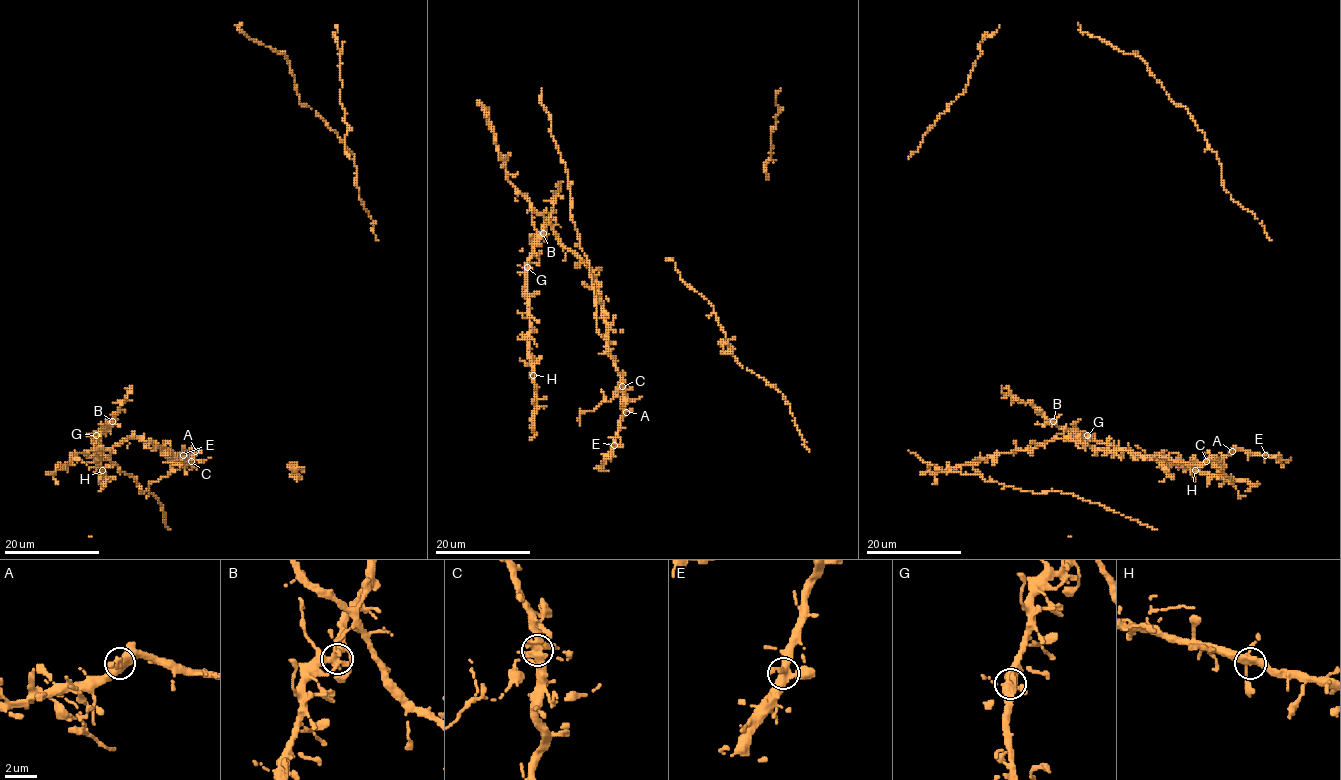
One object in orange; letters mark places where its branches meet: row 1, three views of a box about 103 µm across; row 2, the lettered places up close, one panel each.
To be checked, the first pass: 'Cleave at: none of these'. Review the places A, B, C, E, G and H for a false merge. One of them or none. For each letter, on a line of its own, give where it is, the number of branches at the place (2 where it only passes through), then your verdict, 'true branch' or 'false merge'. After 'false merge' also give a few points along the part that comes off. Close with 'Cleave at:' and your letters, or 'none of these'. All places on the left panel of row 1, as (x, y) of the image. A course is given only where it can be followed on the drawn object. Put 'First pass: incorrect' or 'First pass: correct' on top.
First pass: incorrect
A: place (195, 451); branches 3; true branch
B: place (112, 421); branches 5; true branch
C: place (191, 461); branches 5; false merge; course (191, 461), (185, 461), (179, 469), (154, 481), (149, 486), (149, 496)
E: place (183, 455); branches 4; true branch
G: place (96, 435); branches 6; true branch
H: place (102, 470); branches 4; true branch
Cleave at: C

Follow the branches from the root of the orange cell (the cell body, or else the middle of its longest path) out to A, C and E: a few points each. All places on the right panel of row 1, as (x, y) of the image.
A: (1194, 463), (1226, 457), (1232, 451)
C: (1194, 463), (1206, 461)
E: (1194, 463), (1227, 457), (1238, 449), (1265, 455)

